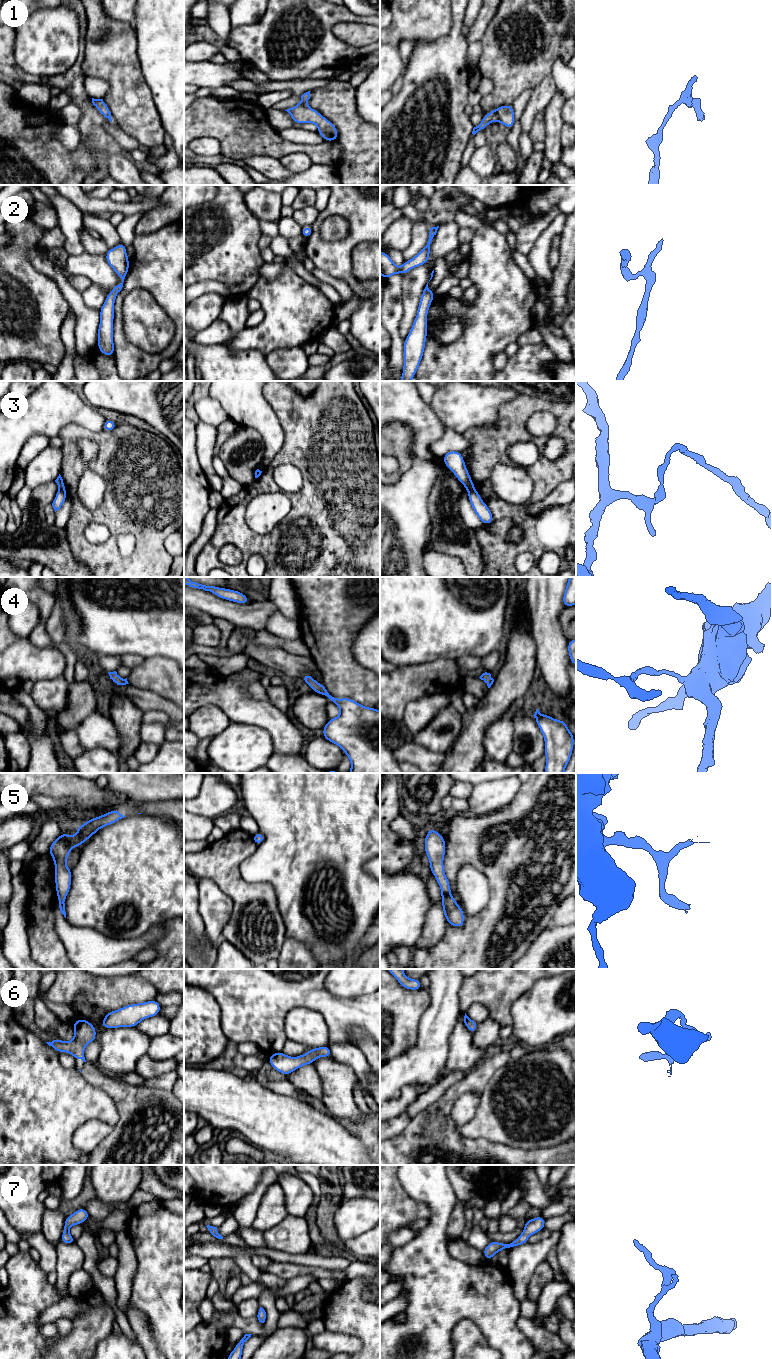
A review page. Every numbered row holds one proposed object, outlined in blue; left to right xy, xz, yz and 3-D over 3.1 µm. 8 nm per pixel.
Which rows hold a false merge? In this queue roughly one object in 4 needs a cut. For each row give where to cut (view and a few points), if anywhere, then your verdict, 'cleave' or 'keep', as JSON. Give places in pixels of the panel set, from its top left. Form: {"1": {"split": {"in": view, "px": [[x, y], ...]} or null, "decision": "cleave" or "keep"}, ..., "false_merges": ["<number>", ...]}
{"1": {"split": null, "decision": "keep"}, "2": {"split": null, "decision": "keep"}, "3": {"split": {"in": "yz", "px": [[474, 488], [468, 491]]}, "decision": "cleave"}, "4": {"split": null, "decision": "keep"}, "5": {"split": null, "decision": "keep"}, "6": {"split": null, "decision": "keep"}, "7": {"split": null, "decision": "keep"}, "false_merges": ["3"]}

